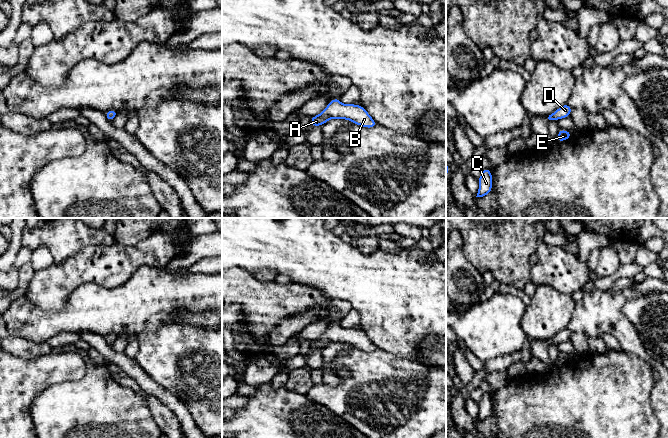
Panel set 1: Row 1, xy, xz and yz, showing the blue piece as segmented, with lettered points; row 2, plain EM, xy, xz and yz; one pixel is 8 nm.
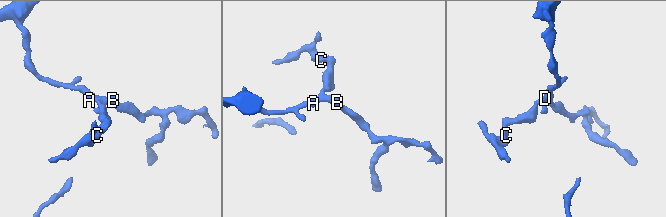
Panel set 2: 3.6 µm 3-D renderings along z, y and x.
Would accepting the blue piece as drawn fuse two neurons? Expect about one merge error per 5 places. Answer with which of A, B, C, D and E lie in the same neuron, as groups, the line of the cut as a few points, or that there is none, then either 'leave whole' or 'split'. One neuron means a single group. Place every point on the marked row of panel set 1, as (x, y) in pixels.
A B C D E; no cut; leave whole

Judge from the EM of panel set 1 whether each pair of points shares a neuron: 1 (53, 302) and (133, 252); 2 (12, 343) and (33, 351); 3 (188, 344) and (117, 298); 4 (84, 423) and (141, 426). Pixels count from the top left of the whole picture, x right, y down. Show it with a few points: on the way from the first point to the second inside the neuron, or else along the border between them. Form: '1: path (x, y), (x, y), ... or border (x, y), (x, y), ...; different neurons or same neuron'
1: path (70, 281), (85, 266), (112, 265); same neuron
2: path (17, 346), (28, 350); same neuron
3: border (179, 312), (173, 313), (156, 329), (138, 334); different neurons
4: path (98, 426), (127, 426); same neuron

